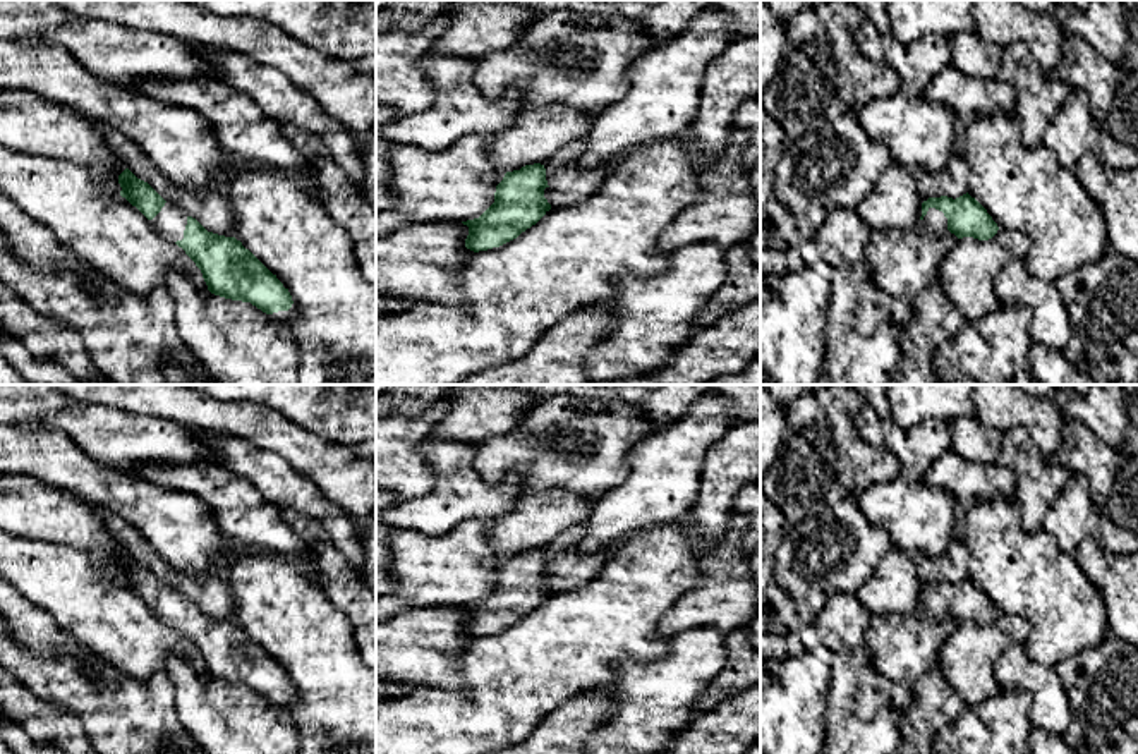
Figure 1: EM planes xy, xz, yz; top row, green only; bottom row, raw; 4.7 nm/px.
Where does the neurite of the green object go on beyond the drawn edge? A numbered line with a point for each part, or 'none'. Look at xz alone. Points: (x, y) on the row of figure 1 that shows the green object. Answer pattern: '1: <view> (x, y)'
none

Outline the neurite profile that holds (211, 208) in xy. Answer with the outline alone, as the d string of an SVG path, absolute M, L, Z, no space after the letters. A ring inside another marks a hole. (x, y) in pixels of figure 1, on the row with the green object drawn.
M93 122L105 143L122 158L127 168L148 182L166 203L196 218L208 232L235 237L232 206L223 189L194 192L172 182L158 167L117 129Z

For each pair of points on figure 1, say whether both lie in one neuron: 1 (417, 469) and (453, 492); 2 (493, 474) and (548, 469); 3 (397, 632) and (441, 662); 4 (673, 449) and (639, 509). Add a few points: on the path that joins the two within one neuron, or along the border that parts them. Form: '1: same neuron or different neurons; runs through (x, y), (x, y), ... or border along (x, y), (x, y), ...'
1: different neurons; border along (428, 440), (419, 452), (435, 486), (402, 500)
2: same neuron; runs through (507, 461), (534, 459)
3: same neuron; runs through (407, 643), (431, 662)
4: same neuron; runs through (666, 464), (663, 481), (653, 493)

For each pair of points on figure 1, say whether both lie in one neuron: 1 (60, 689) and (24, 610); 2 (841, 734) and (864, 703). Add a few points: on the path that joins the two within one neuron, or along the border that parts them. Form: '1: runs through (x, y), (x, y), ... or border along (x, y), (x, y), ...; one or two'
1: border along (18, 641), (36, 653), (84, 656); two
2: runs through (848, 727), (859, 717), (859, 710); one

